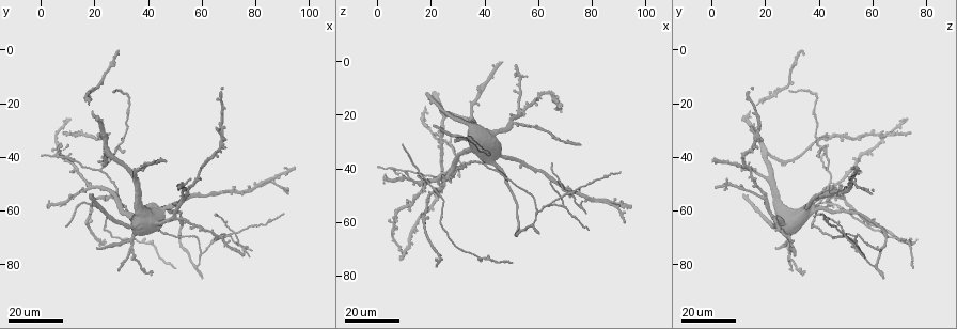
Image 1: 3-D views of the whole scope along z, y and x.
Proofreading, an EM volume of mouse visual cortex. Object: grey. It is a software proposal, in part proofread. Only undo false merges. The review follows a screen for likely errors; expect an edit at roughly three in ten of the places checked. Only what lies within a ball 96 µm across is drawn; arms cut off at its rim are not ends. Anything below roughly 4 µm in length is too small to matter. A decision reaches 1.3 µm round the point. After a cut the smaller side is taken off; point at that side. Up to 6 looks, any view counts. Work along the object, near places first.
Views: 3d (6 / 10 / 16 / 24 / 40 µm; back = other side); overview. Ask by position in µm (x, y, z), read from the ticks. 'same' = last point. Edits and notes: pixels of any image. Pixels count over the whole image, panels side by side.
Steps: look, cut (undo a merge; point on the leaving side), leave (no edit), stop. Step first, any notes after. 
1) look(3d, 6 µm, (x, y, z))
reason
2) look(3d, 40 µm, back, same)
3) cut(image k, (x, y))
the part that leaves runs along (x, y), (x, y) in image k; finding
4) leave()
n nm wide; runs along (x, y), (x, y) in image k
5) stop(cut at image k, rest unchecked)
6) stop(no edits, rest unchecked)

look(3d, 24 µm, (65, 72, 53))
small branch off a trunk

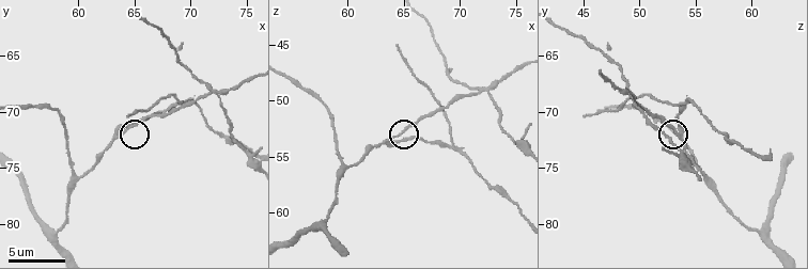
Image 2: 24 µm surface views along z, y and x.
look(3d, 6 µm, (65.0, 71.2, 52.8))

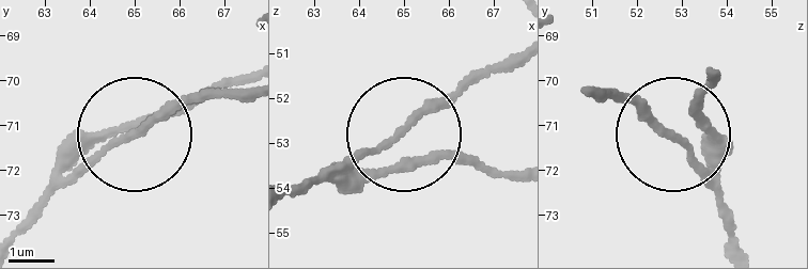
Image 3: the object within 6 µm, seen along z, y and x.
leave()
runs along (731, 231), (678, 139), (716, 81) in image 3; all the same cell

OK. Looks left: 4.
look(3d, 6 µm, (58.0, 80.8, 60.8))
three arms meet

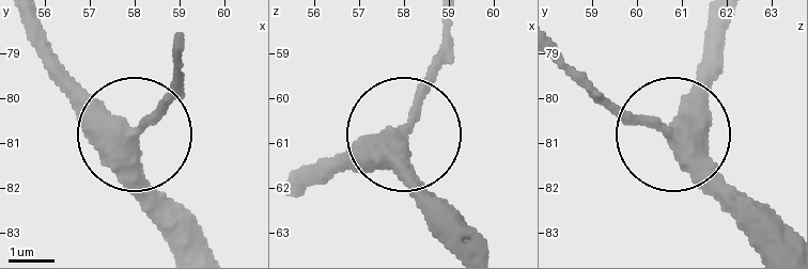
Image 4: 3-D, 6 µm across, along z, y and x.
leave()
runs along (22, 18), (129, 132), (141, 202), (165, 232) in image 4; continuous, no second cell

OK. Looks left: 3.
look(3d, 16 µm, (72.4, 68.8, 49.0))
four arms meet

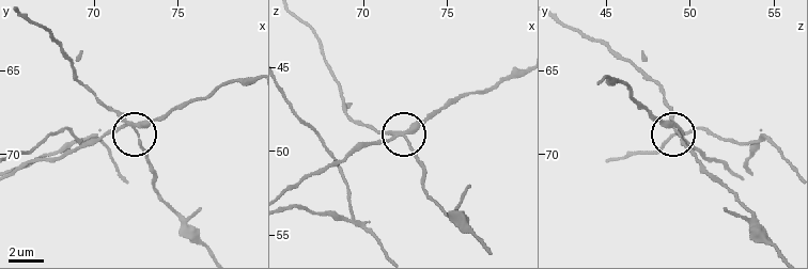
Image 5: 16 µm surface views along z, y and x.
cut(image 5, (110, 106))
the part that leaves runs along (397, 132), (372, 129), (351, 115), (317, 37), (298, 20) in image 5; a second cell is stuck on

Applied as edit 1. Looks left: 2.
stop(cut at image 5, rest unchecked)

